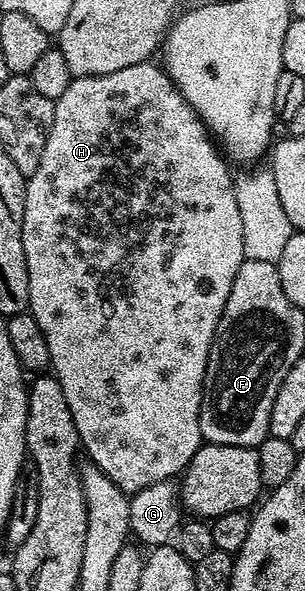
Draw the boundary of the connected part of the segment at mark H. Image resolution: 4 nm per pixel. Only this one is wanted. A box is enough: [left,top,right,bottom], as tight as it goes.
[21,61,245,495]

